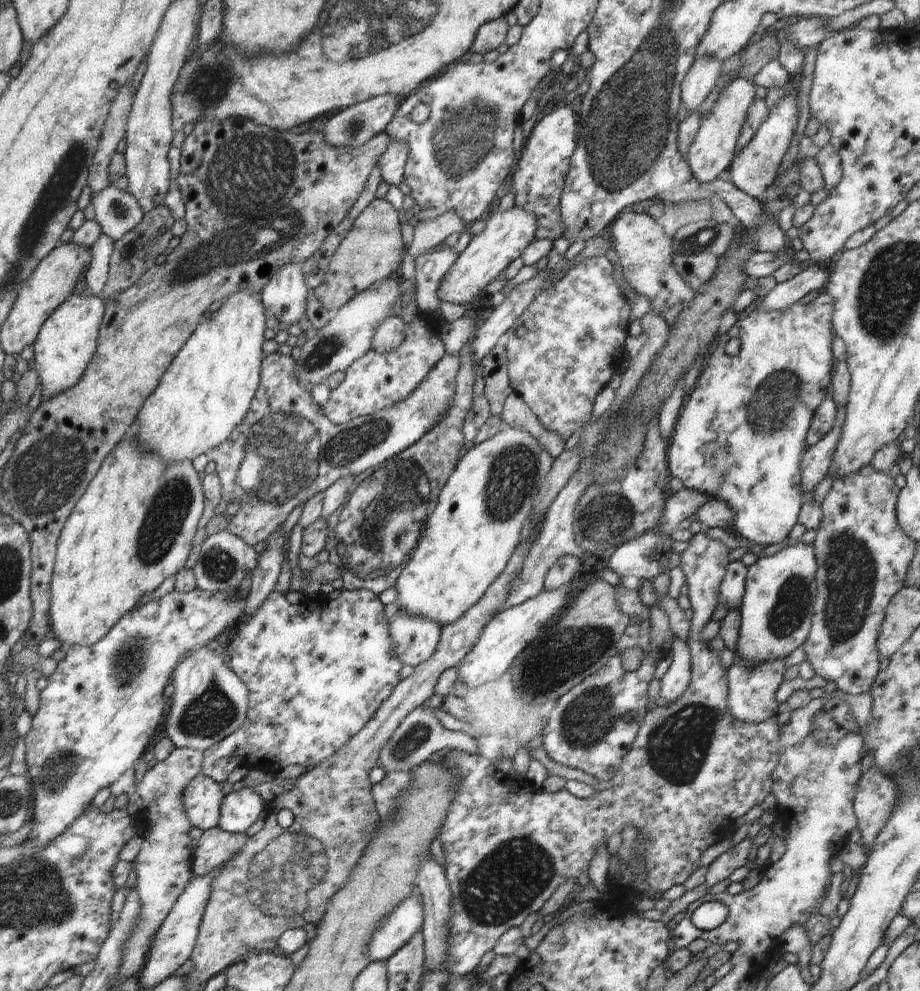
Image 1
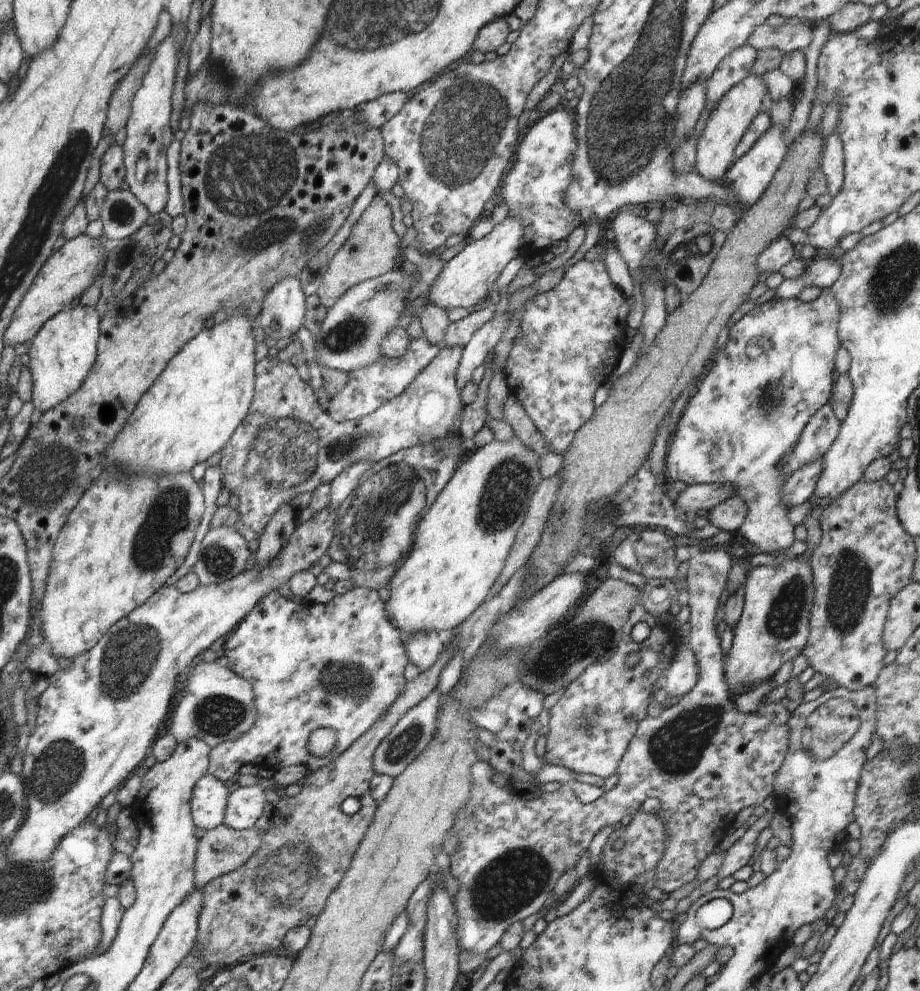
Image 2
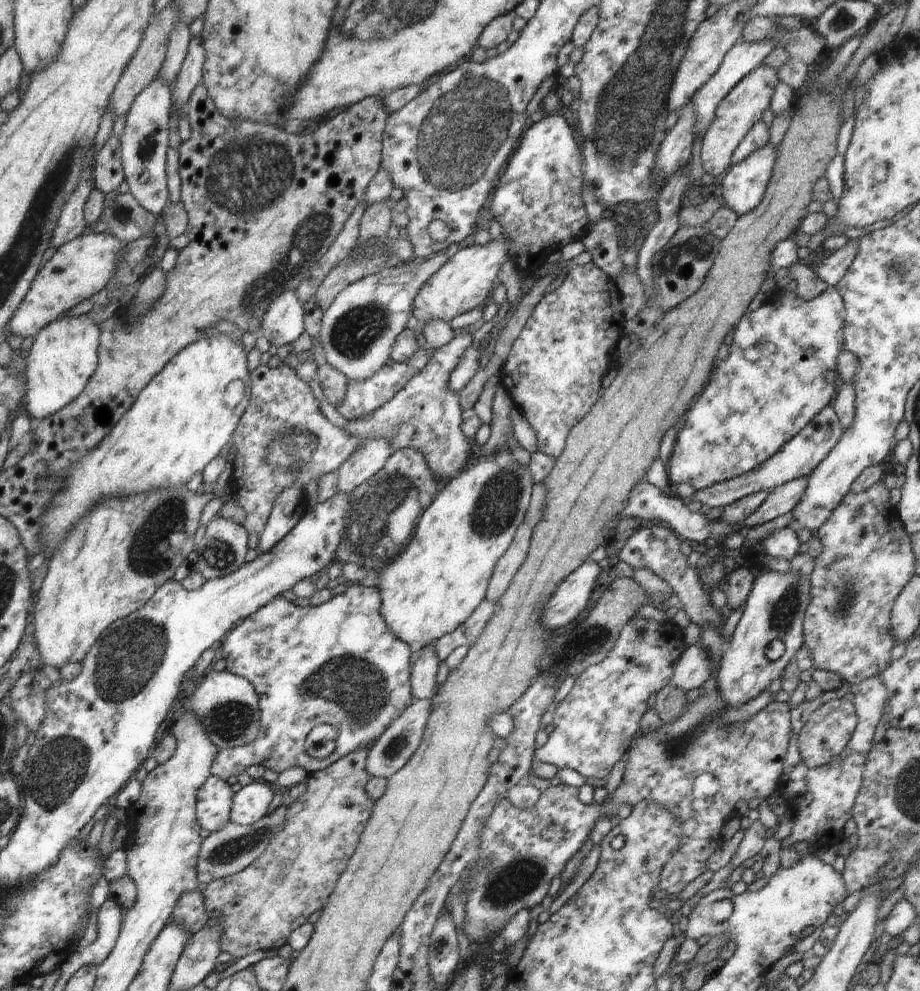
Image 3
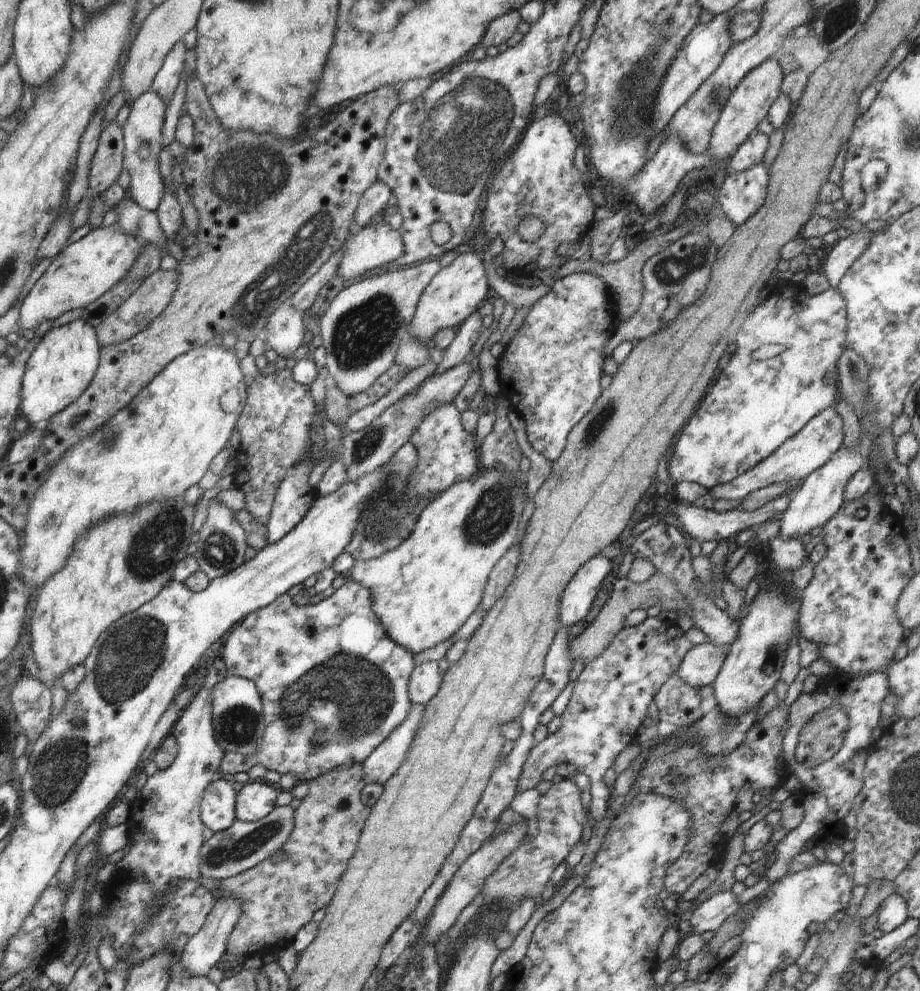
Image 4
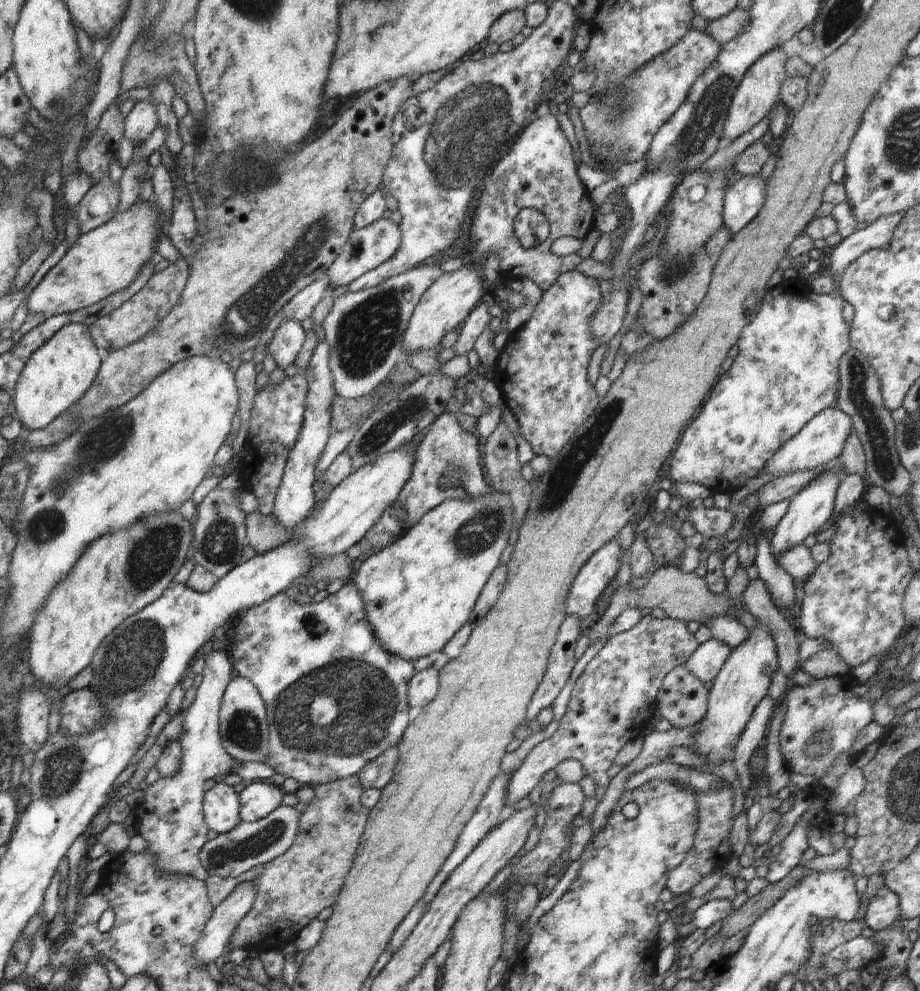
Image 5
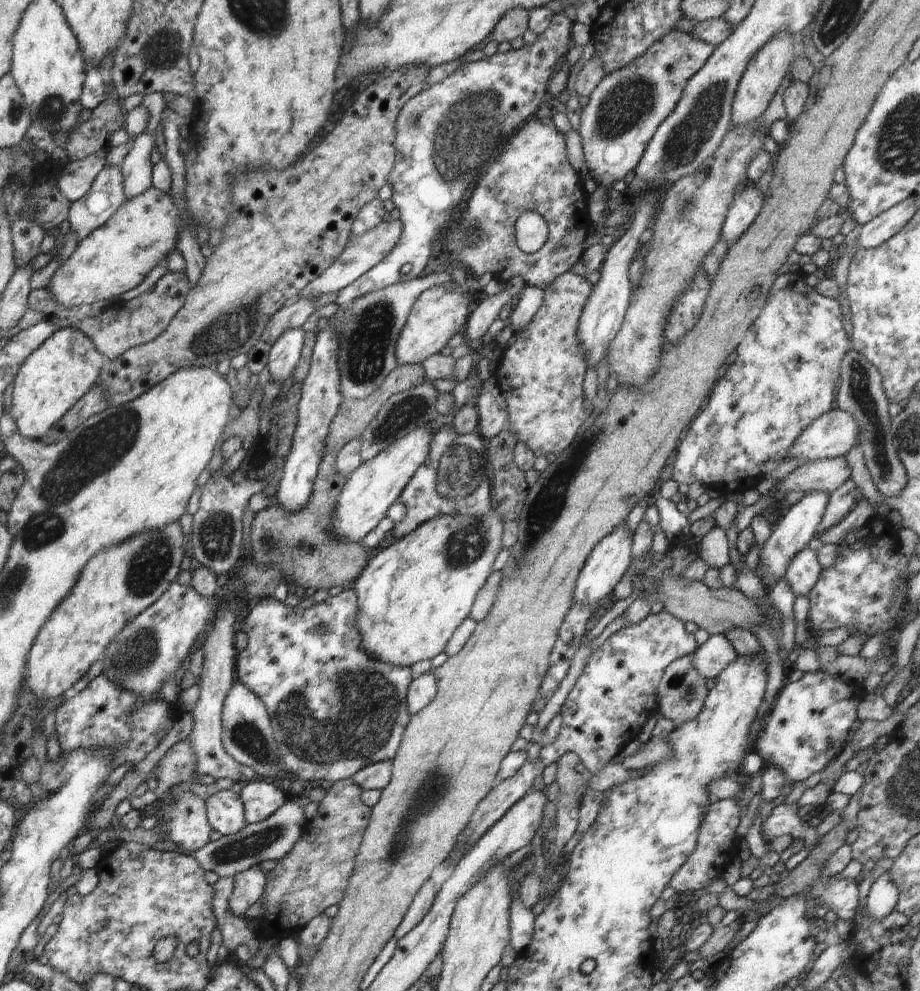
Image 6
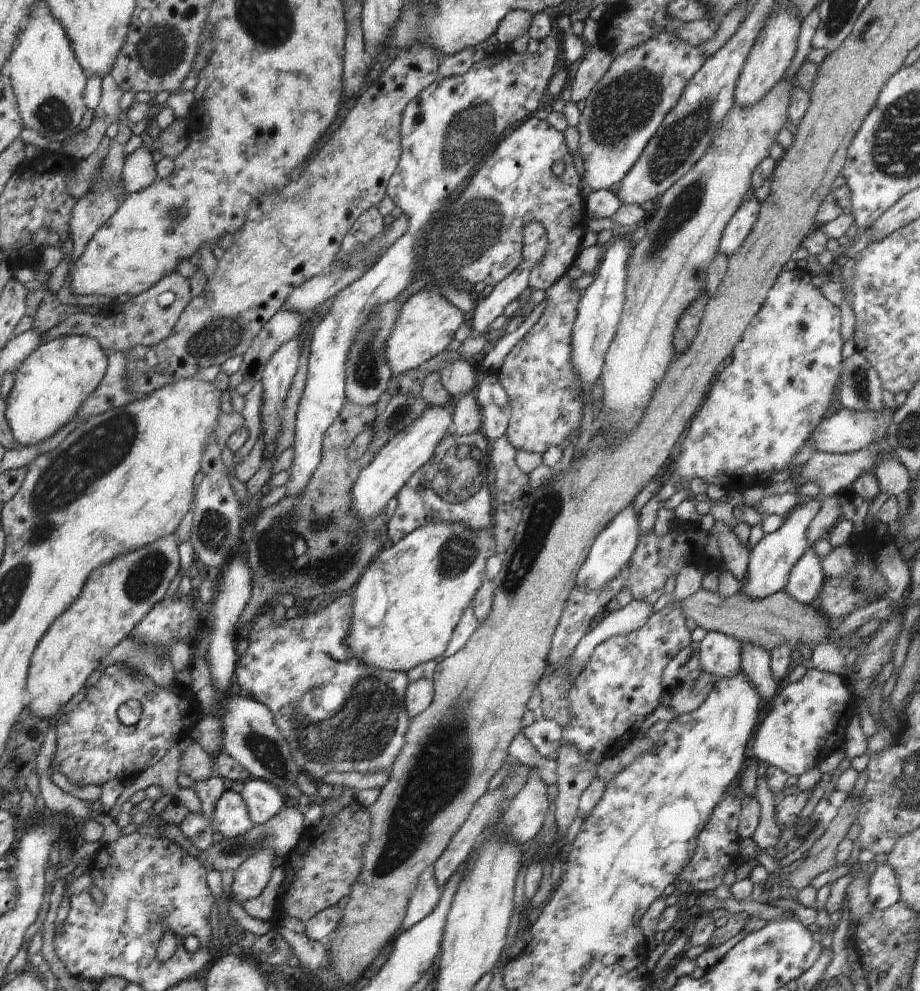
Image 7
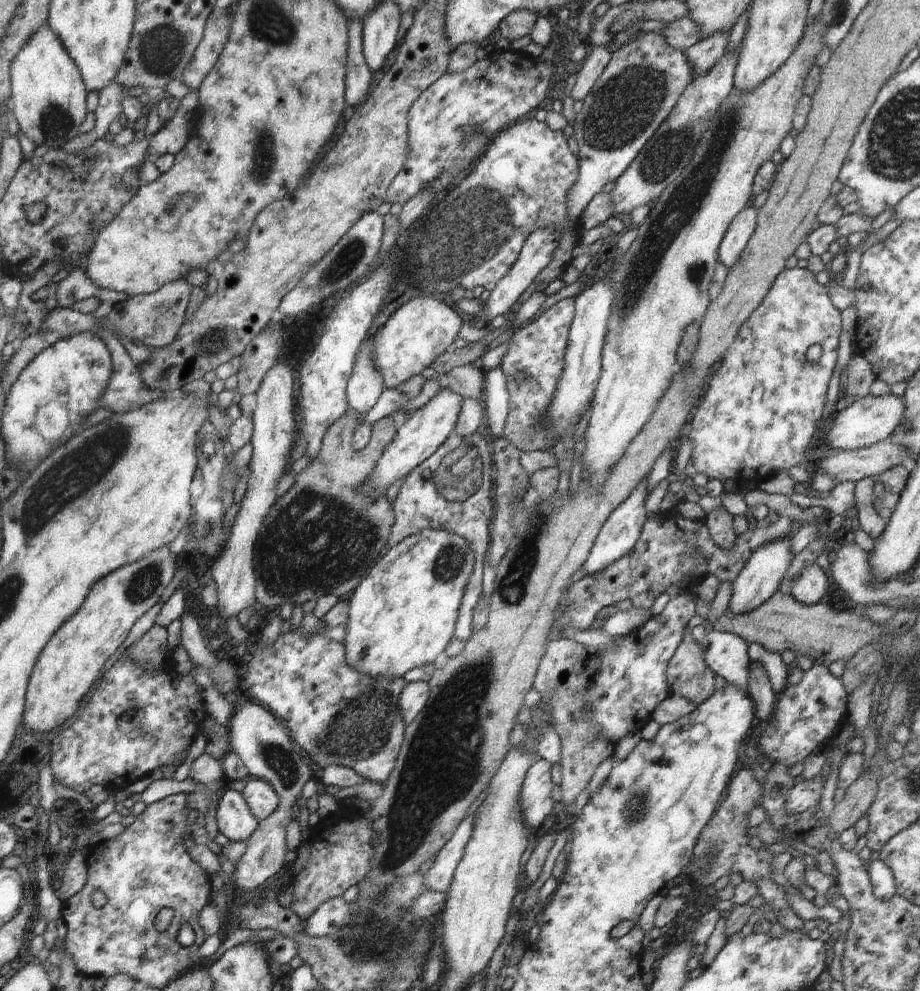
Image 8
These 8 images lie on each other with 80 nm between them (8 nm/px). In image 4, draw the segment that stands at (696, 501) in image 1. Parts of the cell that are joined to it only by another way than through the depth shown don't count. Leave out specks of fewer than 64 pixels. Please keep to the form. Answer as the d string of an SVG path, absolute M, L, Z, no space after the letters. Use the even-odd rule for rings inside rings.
M834 406L817 414L800 432L783 442L767 459L759 462L754 468L736 477L728 484L715 486L708 490L707 498L718 500L743 499L751 492L772 483L784 482L790 479L805 479L811 472L824 466L830 457L843 446L843 422Z

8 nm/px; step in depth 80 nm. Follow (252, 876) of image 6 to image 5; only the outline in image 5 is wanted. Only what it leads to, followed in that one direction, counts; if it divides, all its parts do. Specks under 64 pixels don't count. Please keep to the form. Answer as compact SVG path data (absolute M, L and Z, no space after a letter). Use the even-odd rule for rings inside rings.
M243 881L226 897L216 909L213 909L210 920L205 924L203 935L197 940L195 957L206 966L209 962L221 962L225 959L224 949L230 940L237 924L250 912L257 895L257 886L252 881Z

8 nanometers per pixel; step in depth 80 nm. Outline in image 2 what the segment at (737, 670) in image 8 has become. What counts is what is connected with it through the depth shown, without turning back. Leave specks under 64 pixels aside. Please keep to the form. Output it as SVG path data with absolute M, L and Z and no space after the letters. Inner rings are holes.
M688 645L679 646L664 676L664 692L671 697L689 693L699 679L697 658Z

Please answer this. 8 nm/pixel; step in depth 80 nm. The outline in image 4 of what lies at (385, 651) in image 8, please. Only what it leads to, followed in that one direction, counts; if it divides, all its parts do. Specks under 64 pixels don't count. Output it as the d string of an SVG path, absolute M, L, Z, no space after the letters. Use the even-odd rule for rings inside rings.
M481 468L477 475L469 481L453 484L436 500L430 501L426 508L421 510L421 514L417 515L414 530L412 530L408 538L405 541L402 541L398 547L384 552L381 556L368 559L367 561L355 561L355 565L348 571L347 577L360 583L364 588L369 590L372 612L380 621L386 636L388 636L389 639L392 639L398 646L405 648L413 655L438 646L451 639L466 620L477 611L486 583L488 582L489 574L492 572L494 566L496 566L496 563L504 554L506 554L506 552L508 552L508 550L510 550L510 547L516 544L516 541L519 538L516 531L518 530L518 523L520 522L524 502L526 502L526 481L522 474L521 477L522 478L517 477L514 479L509 473L501 473L500 471L491 471L486 468Z

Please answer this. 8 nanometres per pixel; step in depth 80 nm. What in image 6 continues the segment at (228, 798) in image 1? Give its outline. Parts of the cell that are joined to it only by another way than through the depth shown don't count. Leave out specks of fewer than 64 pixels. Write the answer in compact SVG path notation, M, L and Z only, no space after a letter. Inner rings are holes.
M264 778L250 781L239 793L248 823L259 823L270 818L289 795L276 783Z

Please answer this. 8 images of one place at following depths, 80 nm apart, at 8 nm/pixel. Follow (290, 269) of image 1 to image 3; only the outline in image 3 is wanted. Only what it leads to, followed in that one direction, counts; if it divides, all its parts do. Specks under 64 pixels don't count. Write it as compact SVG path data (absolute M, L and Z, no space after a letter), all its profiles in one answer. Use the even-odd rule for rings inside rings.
M286 291L268 304L266 314L261 322L260 336L277 347L293 344L304 331L303 304L297 299L295 291Z

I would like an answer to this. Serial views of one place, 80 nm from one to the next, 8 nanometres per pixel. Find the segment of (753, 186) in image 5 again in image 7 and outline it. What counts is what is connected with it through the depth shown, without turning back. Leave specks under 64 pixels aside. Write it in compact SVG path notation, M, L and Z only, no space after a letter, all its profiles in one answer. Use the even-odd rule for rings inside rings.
M750 198L750 200L744 199L742 201L742 206L737 208L734 216L732 216L724 229L719 244L720 253L730 258L741 247L741 244L750 234L754 222L756 222L758 210L760 210L758 200Z

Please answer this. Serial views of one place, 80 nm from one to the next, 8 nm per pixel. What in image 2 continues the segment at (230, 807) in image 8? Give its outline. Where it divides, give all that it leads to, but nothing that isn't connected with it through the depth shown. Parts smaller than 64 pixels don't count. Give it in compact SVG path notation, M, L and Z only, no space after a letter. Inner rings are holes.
M207 774L198 780L190 799L194 824L208 831L224 825L230 793L228 787L215 776Z

